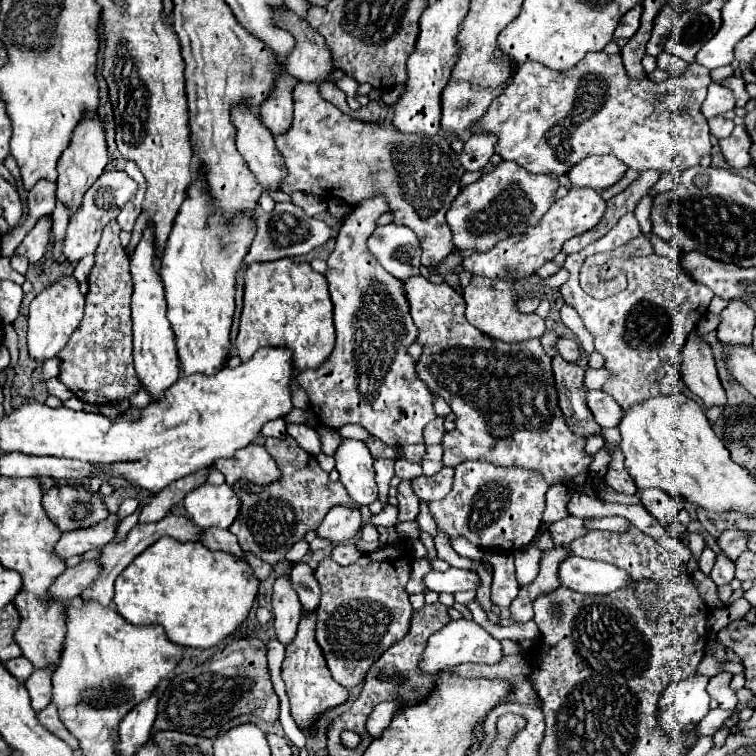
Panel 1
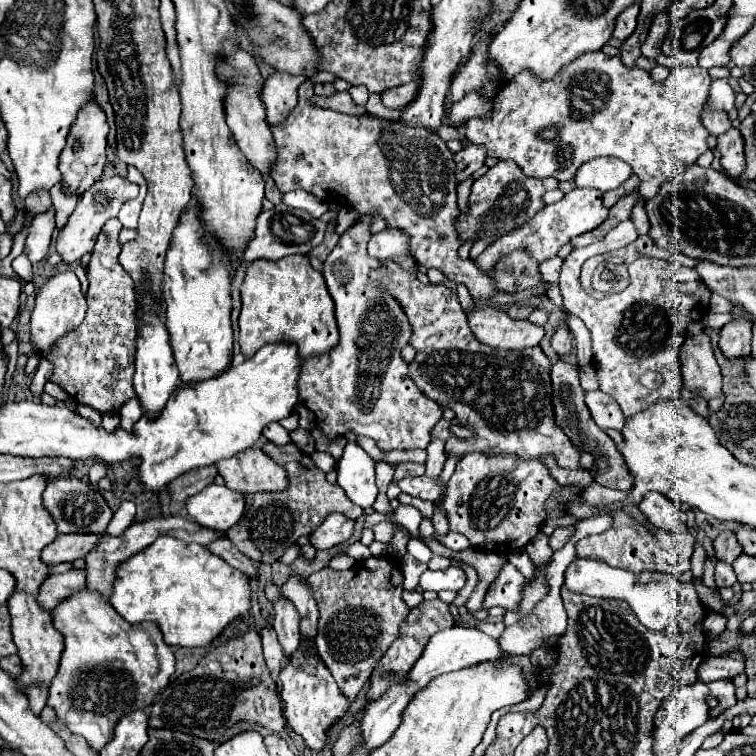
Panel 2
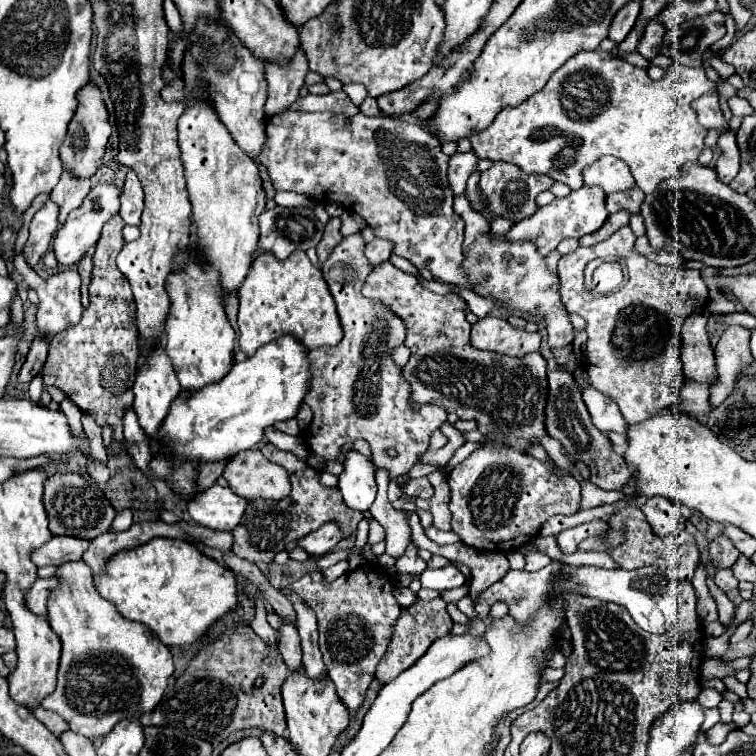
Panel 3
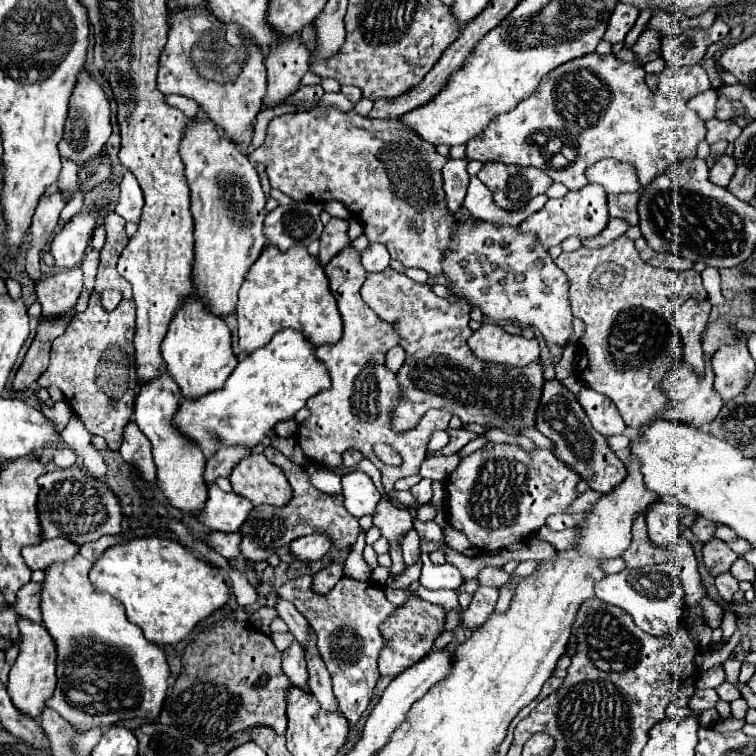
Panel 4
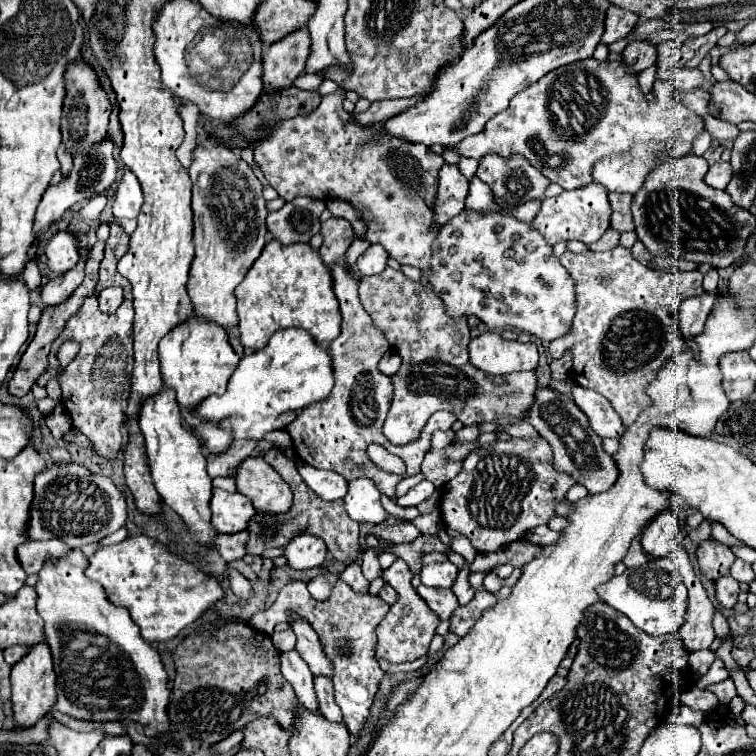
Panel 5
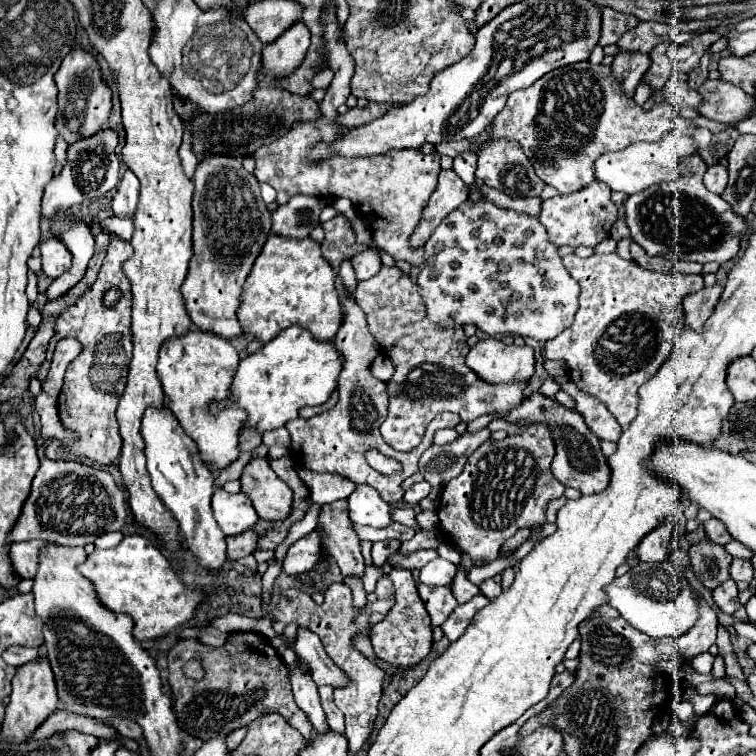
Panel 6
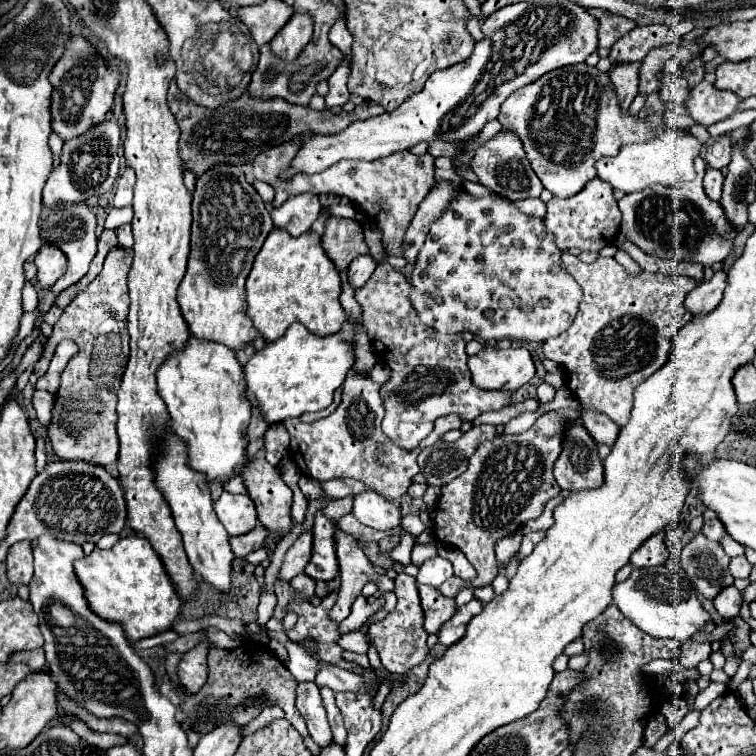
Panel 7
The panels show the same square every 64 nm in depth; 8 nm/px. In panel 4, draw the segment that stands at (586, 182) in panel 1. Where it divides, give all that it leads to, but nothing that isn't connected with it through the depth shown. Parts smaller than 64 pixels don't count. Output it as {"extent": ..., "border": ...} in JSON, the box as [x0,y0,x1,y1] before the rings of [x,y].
{"extent":[586,158,640,194],"border":[[[604,158],[588,168],[586,172],[590,182],[602,184],[608,194],[620,194],[620,192],[638,192],[640,180],[636,174],[636,168],[628,162],[618,162],[612,158]]]}

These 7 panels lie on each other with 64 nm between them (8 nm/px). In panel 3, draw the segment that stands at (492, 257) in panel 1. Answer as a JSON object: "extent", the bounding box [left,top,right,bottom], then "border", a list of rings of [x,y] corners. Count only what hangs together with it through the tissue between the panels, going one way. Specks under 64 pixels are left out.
{"extent":[506,186,608,256],"border":[[[582,186],[580,190],[570,192],[566,198],[558,198],[558,200],[554,200],[552,204],[538,208],[530,218],[520,220],[506,236],[508,236],[508,240],[532,240],[532,242],[540,248],[540,254],[546,256],[546,254],[550,254],[564,238],[582,238],[582,236],[586,236],[586,234],[592,234],[592,232],[600,230],[602,224],[604,224],[606,218],[608,218],[608,210],[606,210],[604,202],[606,202],[606,192],[604,192],[600,186]]]}

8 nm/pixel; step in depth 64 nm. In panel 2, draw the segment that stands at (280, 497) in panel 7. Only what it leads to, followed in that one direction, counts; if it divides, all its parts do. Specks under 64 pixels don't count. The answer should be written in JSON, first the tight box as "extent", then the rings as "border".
{"extent":[218,448,288,494],"border":[[[248,448],[228,460],[220,460],[218,472],[230,490],[240,494],[282,492],[288,488],[288,474],[260,448]]]}

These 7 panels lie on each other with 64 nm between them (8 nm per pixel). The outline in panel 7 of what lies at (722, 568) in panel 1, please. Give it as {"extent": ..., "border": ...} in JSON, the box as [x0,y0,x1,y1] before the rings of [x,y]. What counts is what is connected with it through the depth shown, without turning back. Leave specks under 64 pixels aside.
{"extent":[712,586,742,618],"border":[[[728,586],[724,588],[724,592],[720,592],[720,596],[716,596],[712,604],[722,618],[734,618],[738,616],[740,606],[742,606],[742,594],[736,586]]]}

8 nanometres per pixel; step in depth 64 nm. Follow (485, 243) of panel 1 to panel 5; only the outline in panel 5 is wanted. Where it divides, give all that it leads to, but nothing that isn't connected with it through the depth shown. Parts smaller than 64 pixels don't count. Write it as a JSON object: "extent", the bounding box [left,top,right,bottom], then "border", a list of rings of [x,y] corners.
{"extent":[476,154,550,202],"border":[[[486,154],[480,160],[476,176],[486,182],[494,196],[506,202],[528,202],[542,198],[550,180],[540,176],[540,172],[520,154],[508,158],[498,154]]]}

